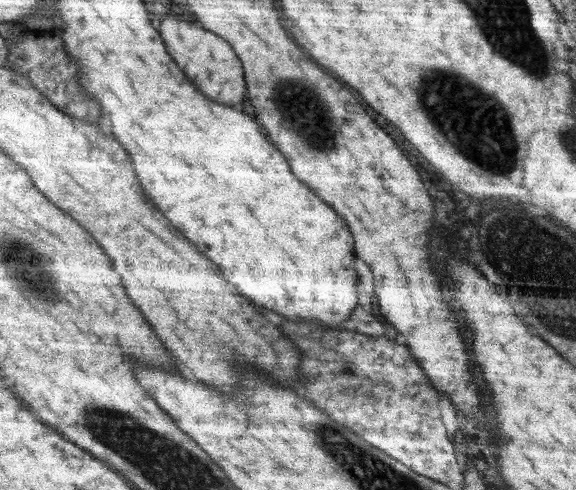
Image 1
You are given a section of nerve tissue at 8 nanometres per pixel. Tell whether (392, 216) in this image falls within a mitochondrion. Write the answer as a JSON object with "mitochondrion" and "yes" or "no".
{"mitochondrion":"no"}

